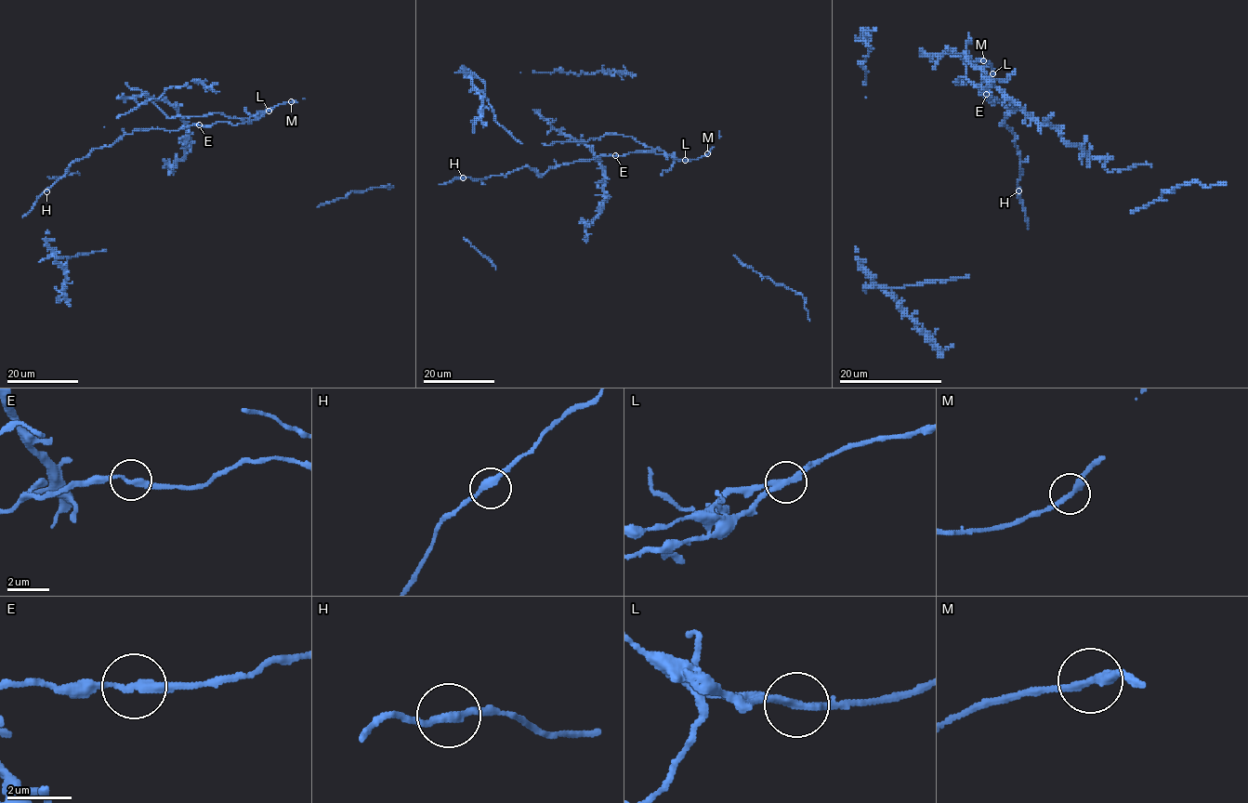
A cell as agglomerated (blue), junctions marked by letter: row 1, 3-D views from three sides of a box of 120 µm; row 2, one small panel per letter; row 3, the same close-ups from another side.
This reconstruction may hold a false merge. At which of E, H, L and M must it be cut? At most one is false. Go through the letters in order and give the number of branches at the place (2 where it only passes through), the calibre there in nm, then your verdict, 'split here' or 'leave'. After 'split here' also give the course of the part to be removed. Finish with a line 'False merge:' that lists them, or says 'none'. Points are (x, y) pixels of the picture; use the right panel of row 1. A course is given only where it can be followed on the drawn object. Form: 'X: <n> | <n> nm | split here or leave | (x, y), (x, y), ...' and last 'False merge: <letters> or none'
E: 2 | 260 nm | leave
H: 2 | 280 nm | leave
L: 2 | 260 nm | split here | (992, 73), (976, 85), (966, 77), (958, 77), (955, 83), (966, 84), (965, 46), (972, 42), (968, 33)
M: 2 | 280 nm | leave
False merge: L

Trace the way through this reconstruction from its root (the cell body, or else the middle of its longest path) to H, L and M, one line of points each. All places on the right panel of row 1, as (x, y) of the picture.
H: (992, 103), (997, 99), (1008, 107), (1017, 107), (1002, 125), (1016, 136), (1020, 169), (1018, 190)
L: (992, 103), (979, 89), (980, 94), (991, 81), (992, 73)
M: (992, 103), (979, 89), (980, 94), (992, 79), (992, 66), (983, 60)

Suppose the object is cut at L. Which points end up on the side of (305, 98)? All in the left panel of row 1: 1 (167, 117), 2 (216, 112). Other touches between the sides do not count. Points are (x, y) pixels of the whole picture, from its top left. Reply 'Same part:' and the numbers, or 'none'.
Same part: none

